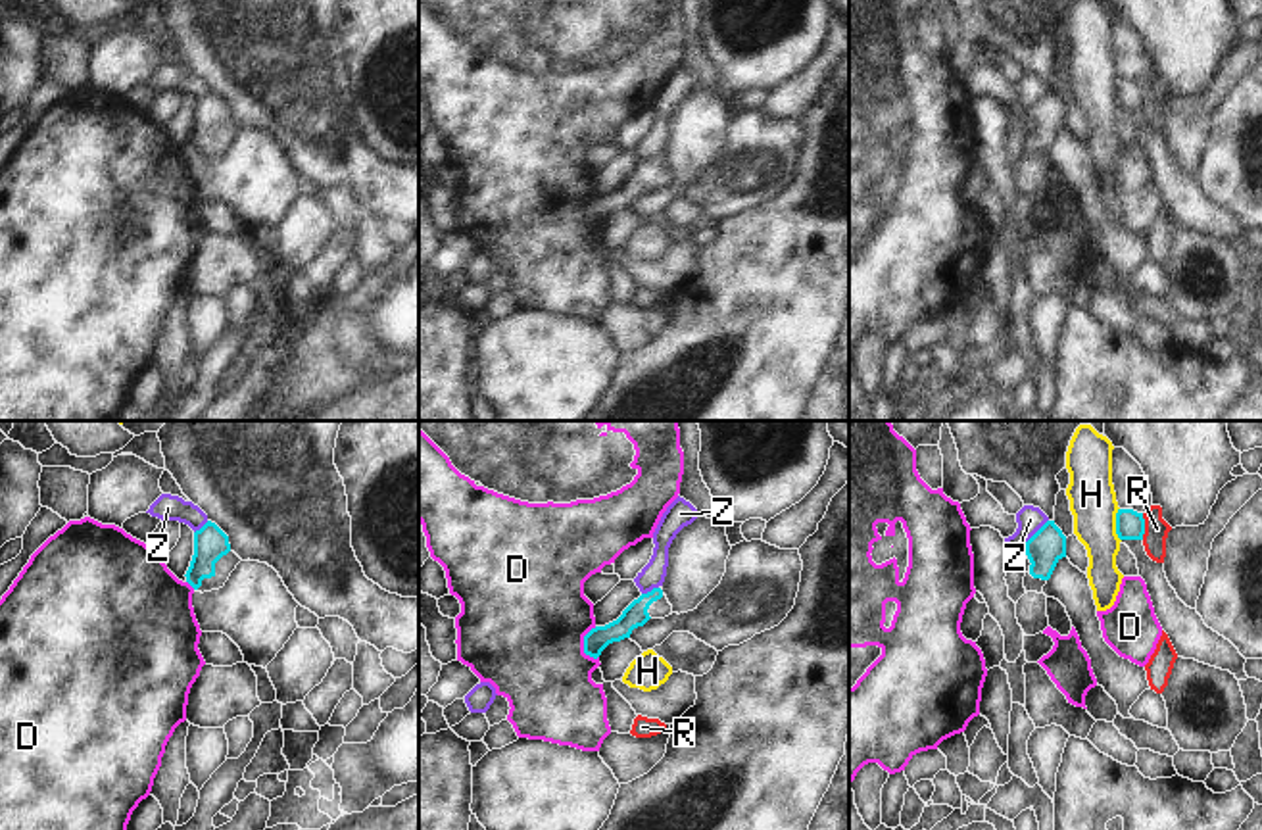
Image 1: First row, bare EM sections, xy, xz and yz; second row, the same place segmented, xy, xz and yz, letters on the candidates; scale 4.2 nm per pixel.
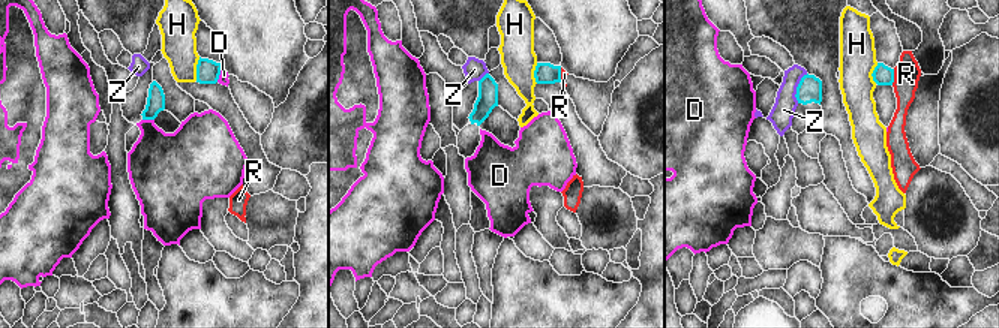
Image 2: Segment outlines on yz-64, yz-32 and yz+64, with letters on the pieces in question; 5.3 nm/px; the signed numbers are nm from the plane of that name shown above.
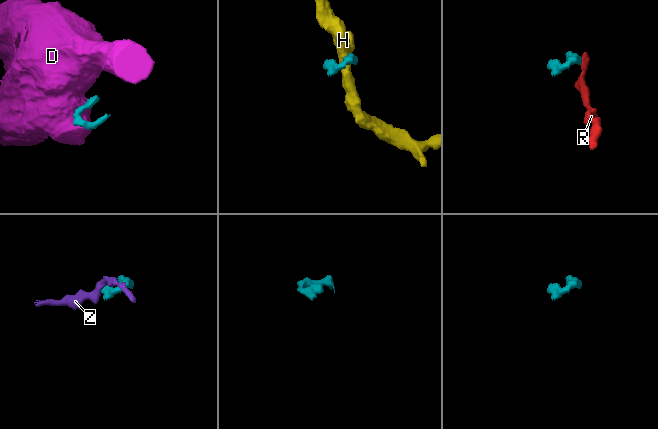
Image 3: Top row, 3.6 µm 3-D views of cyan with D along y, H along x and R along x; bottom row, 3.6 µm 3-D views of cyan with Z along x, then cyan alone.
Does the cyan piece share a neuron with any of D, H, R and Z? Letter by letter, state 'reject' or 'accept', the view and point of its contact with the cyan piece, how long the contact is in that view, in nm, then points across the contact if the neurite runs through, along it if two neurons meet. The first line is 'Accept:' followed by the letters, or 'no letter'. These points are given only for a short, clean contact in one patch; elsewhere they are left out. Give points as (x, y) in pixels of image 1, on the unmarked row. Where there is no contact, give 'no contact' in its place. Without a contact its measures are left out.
Accept: no letter
D: reject; meets cyan in xz at (584, 214); contact 140 nm long
H: reject; meets cyan in yz at (1116, 95); contact 140 nm long; border along yz (1118, 77), (1116, 106), (1120, 110)
R: reject; meets cyan in yz at (1143, 97); contact 110 nm long; border along yz (1141, 83), (1143, 108)
Z: reject; meets cyan in yz at (1038, 100); contact 140 nm long; border along yz (1047, 89), (1024, 112)

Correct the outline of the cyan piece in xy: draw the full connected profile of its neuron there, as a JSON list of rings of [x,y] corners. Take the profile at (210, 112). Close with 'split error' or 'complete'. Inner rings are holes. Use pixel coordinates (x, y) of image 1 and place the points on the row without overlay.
[[[211,90],[194,102],[194,125],[186,140],[186,152],[198,161],[225,156],[242,129],[231,119],[229,106]]]; split error

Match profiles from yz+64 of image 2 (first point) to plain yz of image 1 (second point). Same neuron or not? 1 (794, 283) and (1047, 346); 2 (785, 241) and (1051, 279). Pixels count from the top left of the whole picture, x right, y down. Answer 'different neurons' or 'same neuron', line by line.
1: different neurons
2: different neurons

